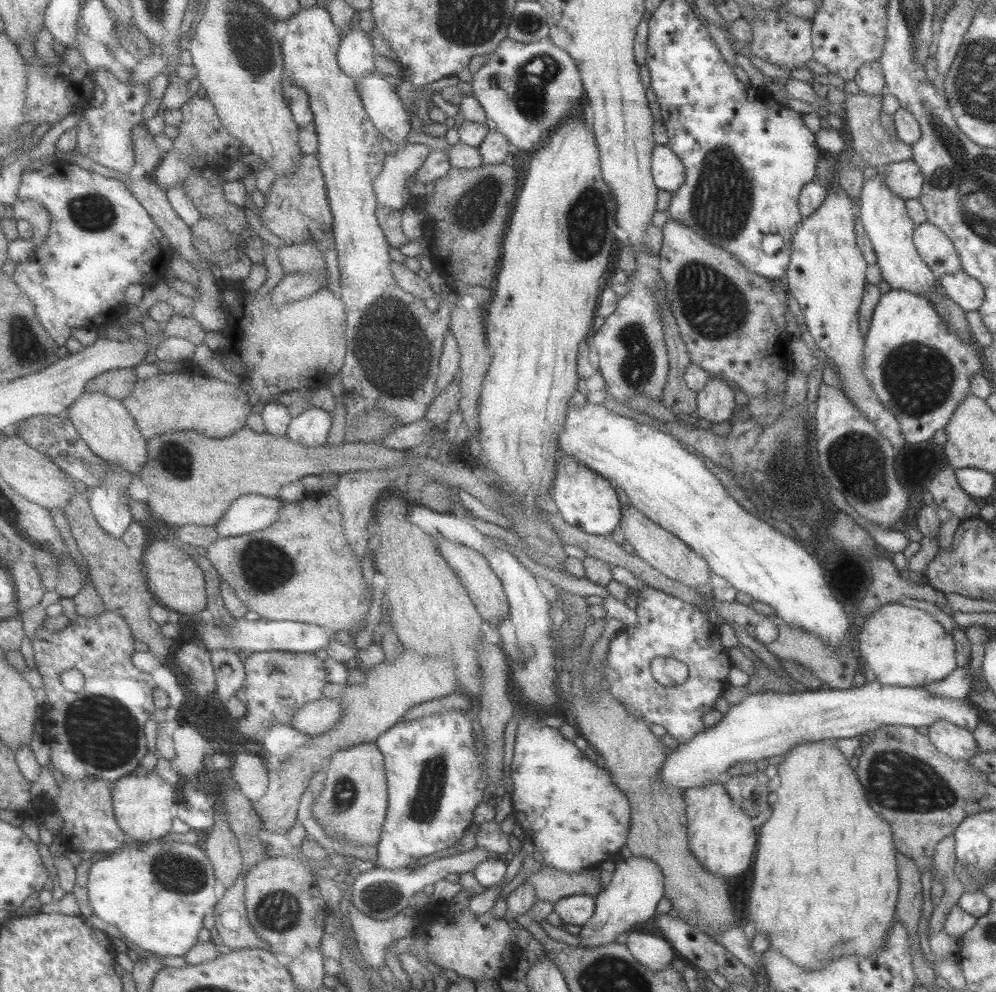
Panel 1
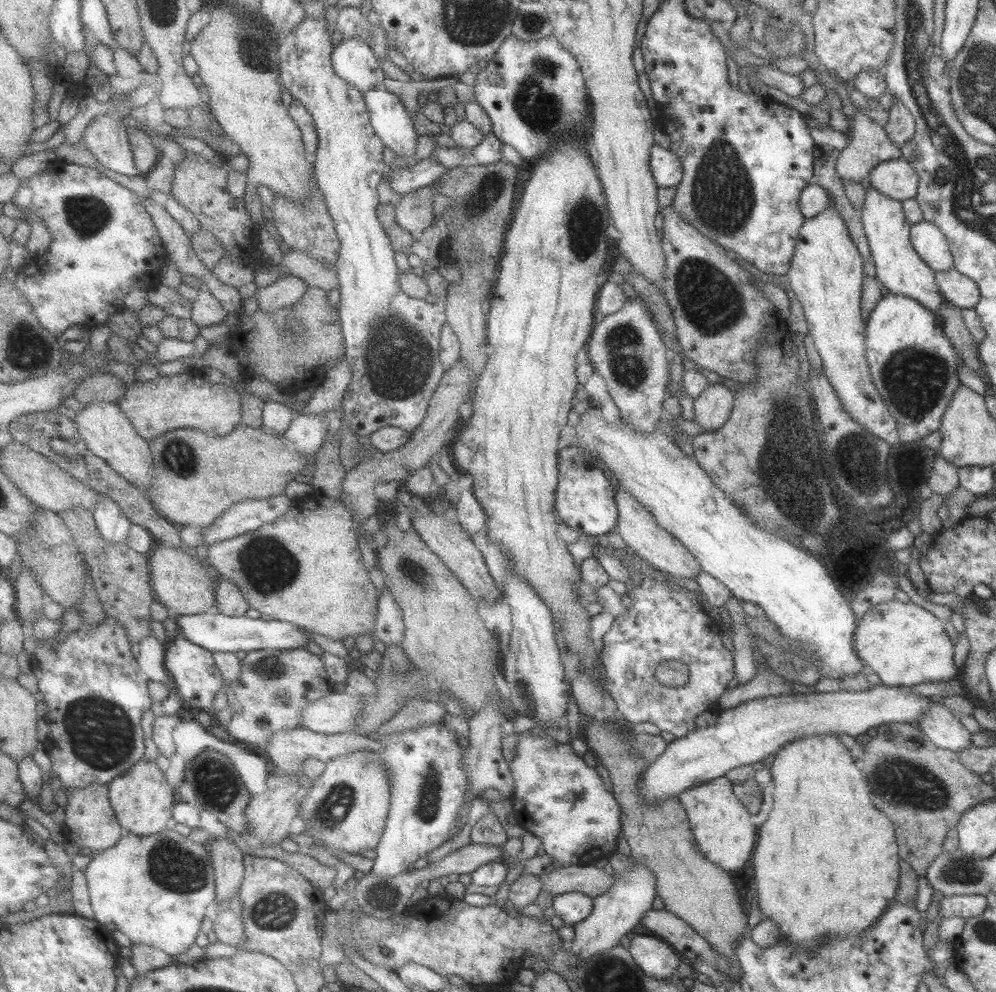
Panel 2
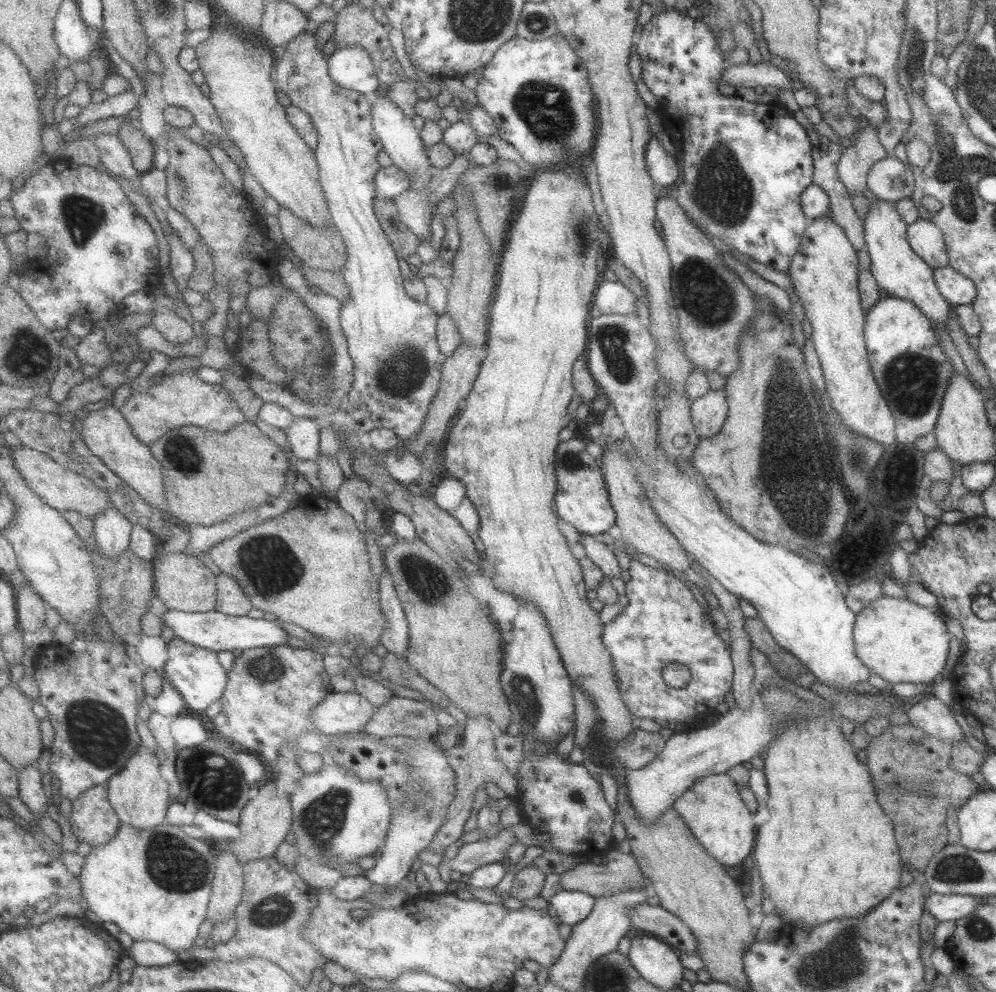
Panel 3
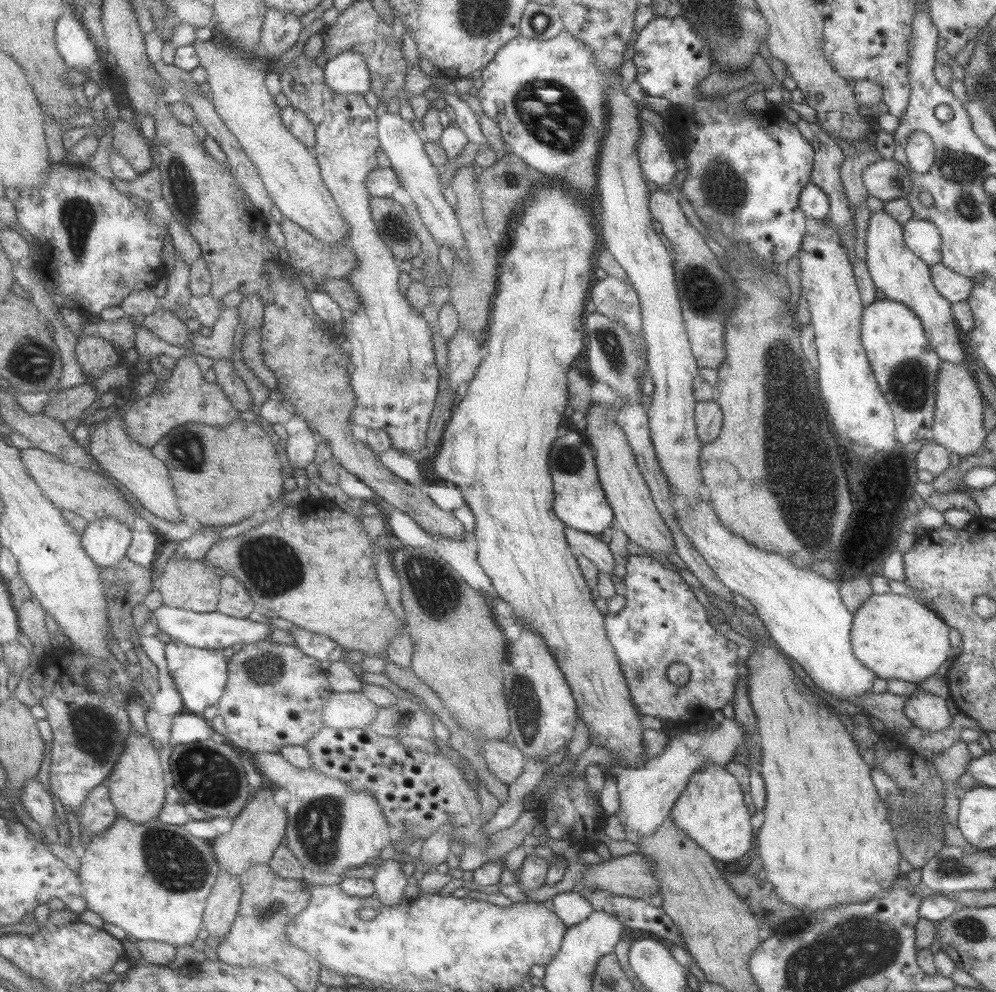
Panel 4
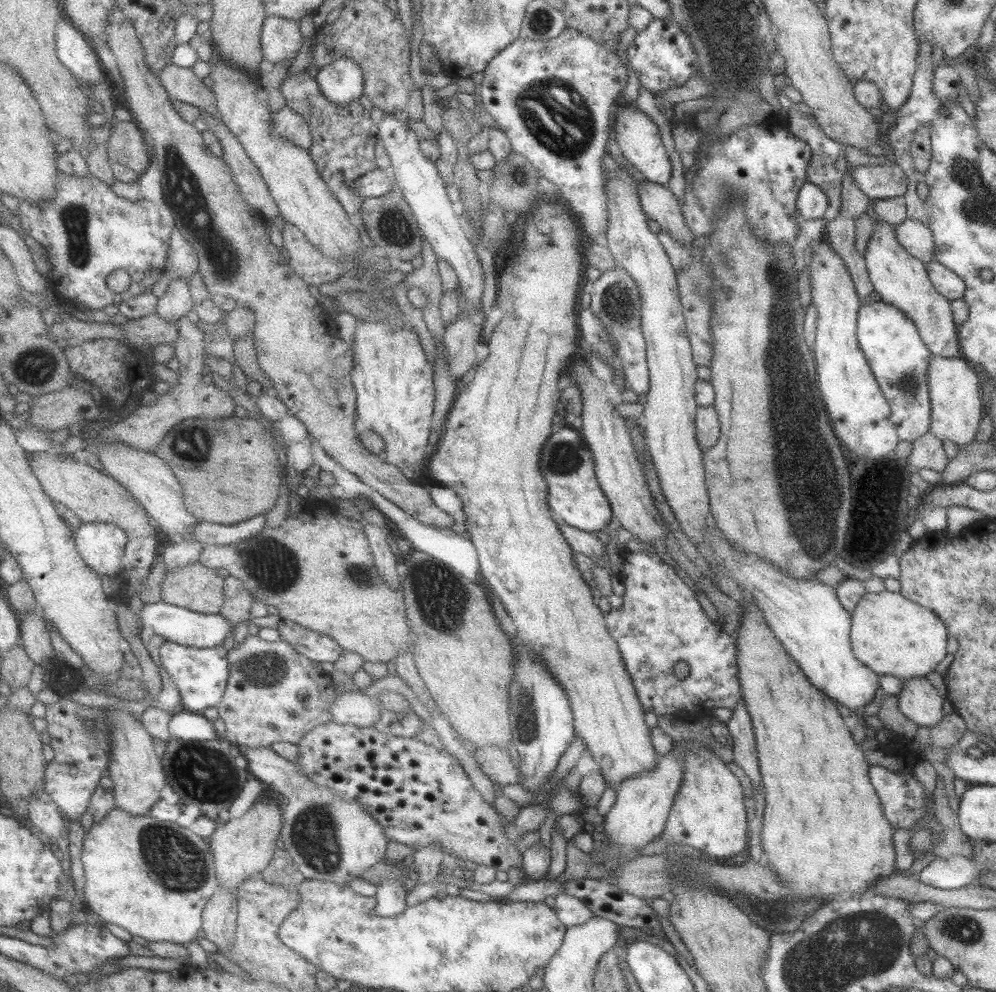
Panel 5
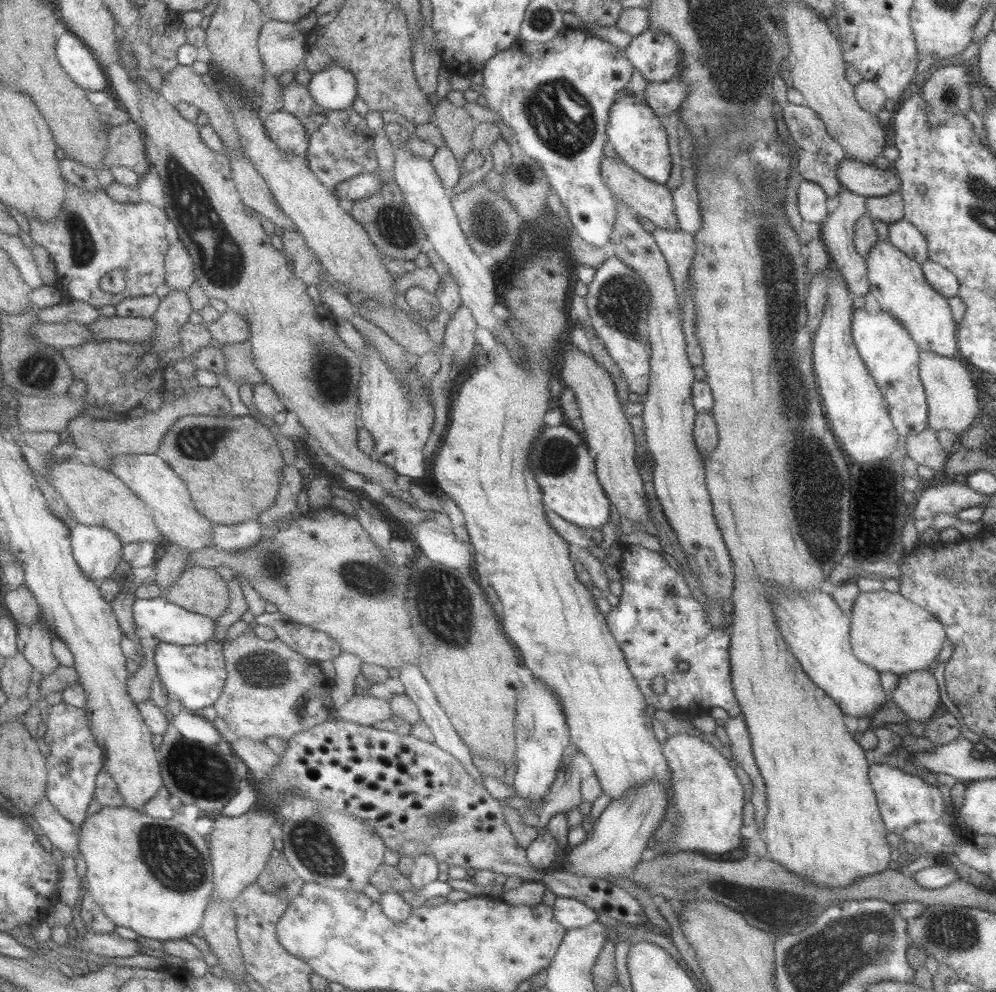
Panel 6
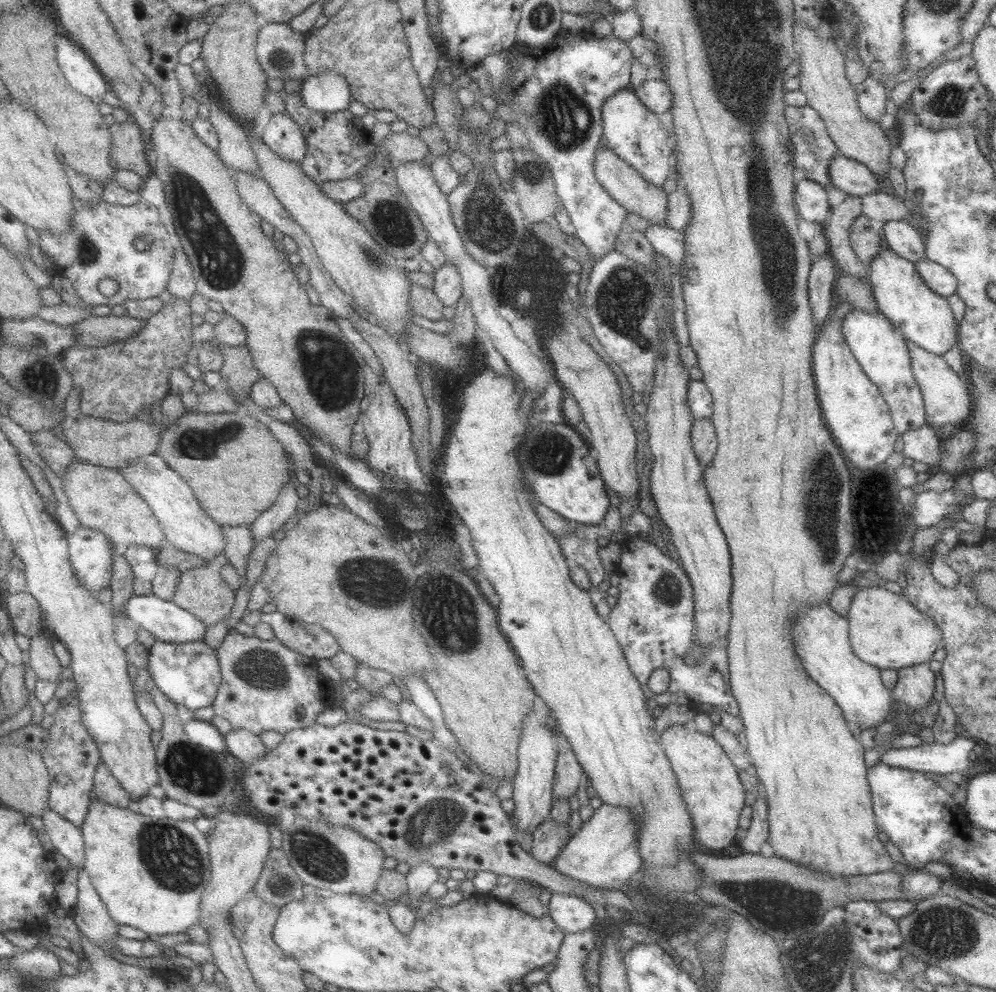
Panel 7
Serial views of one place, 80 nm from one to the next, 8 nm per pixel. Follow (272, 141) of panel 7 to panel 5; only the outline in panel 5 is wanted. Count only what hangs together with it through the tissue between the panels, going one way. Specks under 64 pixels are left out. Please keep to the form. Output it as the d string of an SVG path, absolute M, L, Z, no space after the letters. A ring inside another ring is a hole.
M286 106L275 112L273 120L275 120L276 131L284 136L285 141L310 151L313 147L313 133L311 125L304 116Z

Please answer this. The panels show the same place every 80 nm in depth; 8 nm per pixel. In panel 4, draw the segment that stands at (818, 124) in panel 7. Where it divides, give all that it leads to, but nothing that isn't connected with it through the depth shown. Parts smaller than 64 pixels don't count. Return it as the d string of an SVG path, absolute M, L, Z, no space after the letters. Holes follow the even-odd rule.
M798 119L794 125L799 131L799 134L809 145L811 145L811 149L813 150L812 170L809 181L817 186L828 198L828 214L830 218L827 219L827 222L829 222L835 229L843 229L844 231L847 231L853 242L855 224L853 223L853 214L849 211L849 203L847 203L845 192L842 183L840 182L839 169L841 169L841 163L843 163L844 156L839 149L839 146L816 122L808 122L807 120Z

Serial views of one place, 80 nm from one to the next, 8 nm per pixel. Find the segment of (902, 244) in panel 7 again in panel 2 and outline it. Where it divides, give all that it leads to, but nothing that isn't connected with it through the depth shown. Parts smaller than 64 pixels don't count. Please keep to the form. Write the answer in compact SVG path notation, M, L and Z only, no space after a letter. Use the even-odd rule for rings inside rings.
M921 221L911 225L909 238L913 250L929 268L934 271L954 268L946 238L933 224Z

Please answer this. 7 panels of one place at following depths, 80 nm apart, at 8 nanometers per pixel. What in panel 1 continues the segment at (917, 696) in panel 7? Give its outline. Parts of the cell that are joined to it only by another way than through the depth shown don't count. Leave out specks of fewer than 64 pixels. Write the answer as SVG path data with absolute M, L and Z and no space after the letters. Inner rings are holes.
M937 719L934 723L927 725L927 738L930 743L944 756L955 760L969 760L979 751L972 731L955 726L943 719Z

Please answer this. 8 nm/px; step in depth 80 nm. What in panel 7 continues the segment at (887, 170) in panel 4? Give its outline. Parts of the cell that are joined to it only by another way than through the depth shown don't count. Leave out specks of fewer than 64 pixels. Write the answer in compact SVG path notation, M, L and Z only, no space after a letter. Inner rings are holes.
M840 155L829 163L829 179L833 187L857 197L879 192L881 182L863 164Z

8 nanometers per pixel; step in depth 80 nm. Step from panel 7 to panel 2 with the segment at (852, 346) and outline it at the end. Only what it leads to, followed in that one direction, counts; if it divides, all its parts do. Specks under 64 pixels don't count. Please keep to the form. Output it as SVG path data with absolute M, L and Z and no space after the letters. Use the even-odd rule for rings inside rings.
M887 294L887 296L881 297L881 300L877 301L875 308L869 313L869 318L867 318L865 326L865 354L866 361L869 367L869 374L871 375L873 384L877 389L877 392L880 394L880 397L884 400L884 403L887 405L888 411L891 413L891 416L895 419L897 424L897 434L899 443L907 443L913 441L919 441L924 436L931 434L934 431L939 430L941 426L941 415L945 410L946 404L950 401L953 391L958 387L958 384L961 383L958 379L956 370L959 365L964 365L962 358L956 353L956 350L949 344L949 340L943 334L941 322L935 313L923 308L917 300L907 298L905 296Z

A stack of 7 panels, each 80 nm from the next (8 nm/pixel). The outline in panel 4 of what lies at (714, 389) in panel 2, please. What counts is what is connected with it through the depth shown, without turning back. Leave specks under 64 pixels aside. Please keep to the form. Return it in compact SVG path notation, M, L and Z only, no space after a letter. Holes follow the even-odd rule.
M714 399L707 402L696 401L693 420L699 442L701 444L713 442L717 438L722 424L721 409Z

